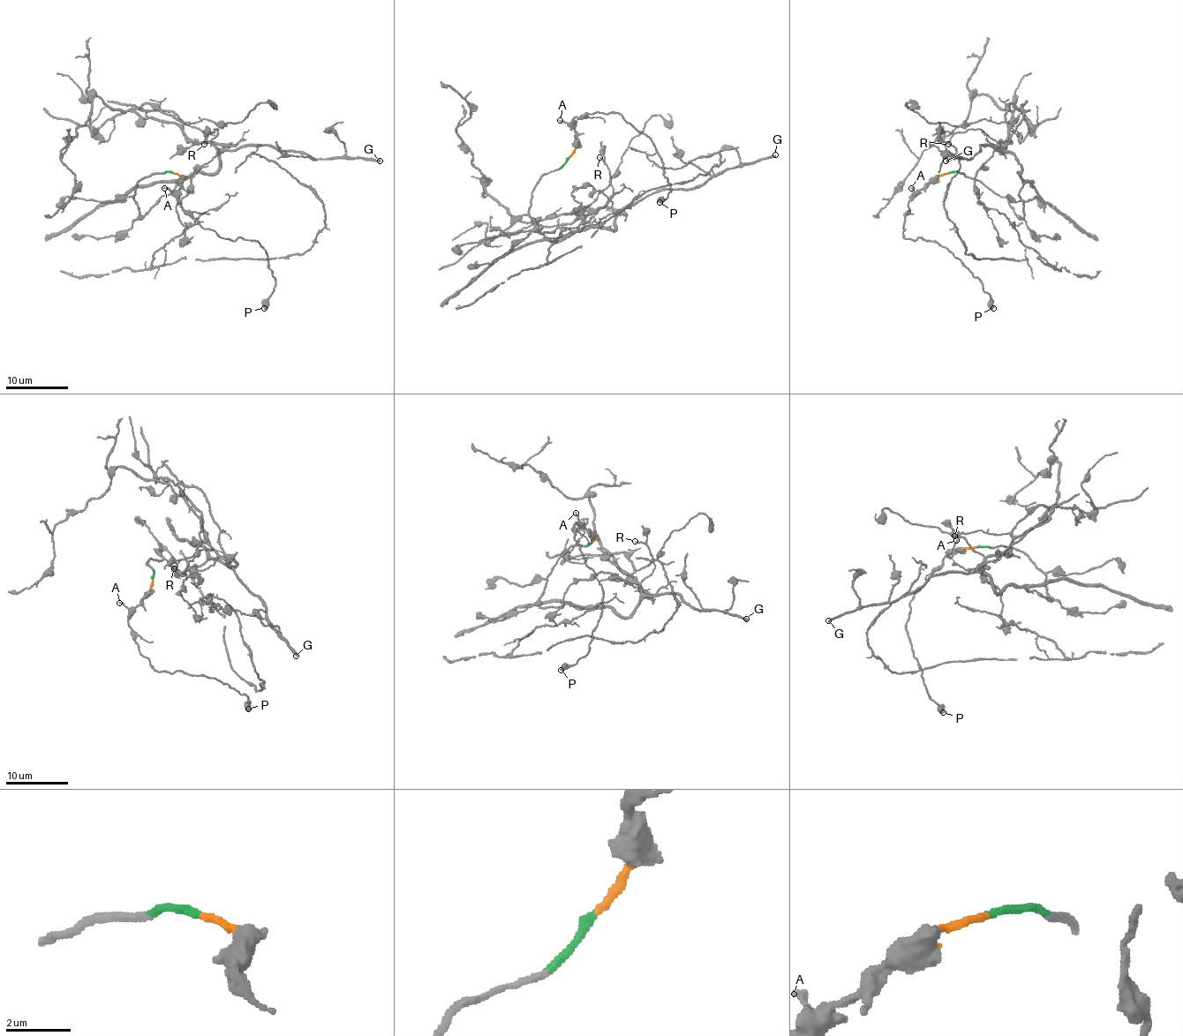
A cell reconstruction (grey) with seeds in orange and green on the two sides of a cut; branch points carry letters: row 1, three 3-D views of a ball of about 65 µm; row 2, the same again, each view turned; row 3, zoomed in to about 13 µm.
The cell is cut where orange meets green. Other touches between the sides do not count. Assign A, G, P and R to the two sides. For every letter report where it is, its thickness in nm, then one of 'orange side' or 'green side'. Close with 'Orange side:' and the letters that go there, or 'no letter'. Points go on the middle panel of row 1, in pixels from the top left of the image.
A: at (560, 120); 220 nm thick; orange side
G: at (775, 154); 320 nm thick; green side
P: at (659, 202); 600 nm thick; orange side
R: at (599, 157); 160 nm thick; green side
Orange side: A, P

